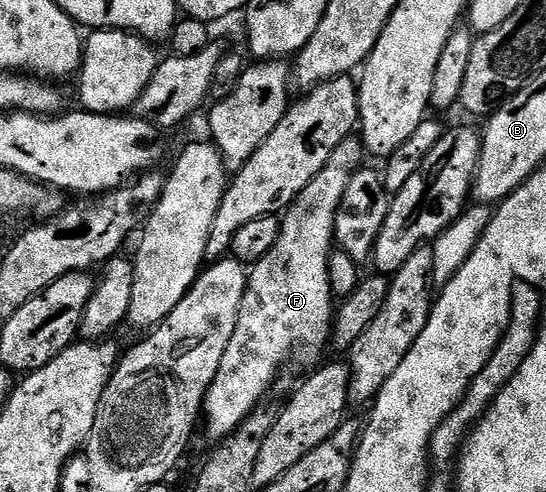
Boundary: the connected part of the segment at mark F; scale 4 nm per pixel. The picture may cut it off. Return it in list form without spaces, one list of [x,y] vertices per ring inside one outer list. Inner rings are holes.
[[[354,135],[345,137],[340,147],[332,151],[320,175],[316,175],[285,210],[280,221],[282,234],[272,251],[249,270],[236,331],[232,331],[232,339],[228,339],[224,359],[220,359],[220,371],[216,371],[216,379],[206,392],[204,429],[206,425],[211,442],[217,443],[232,435],[251,411],[263,404],[265,397],[262,396],[273,387],[278,372],[289,363],[290,356],[294,356],[296,364],[309,367],[323,360],[322,352],[327,352],[330,343],[330,322],[336,308],[328,279],[330,254],[336,245],[334,224],[345,188],[363,164],[362,157],[361,140]]]

